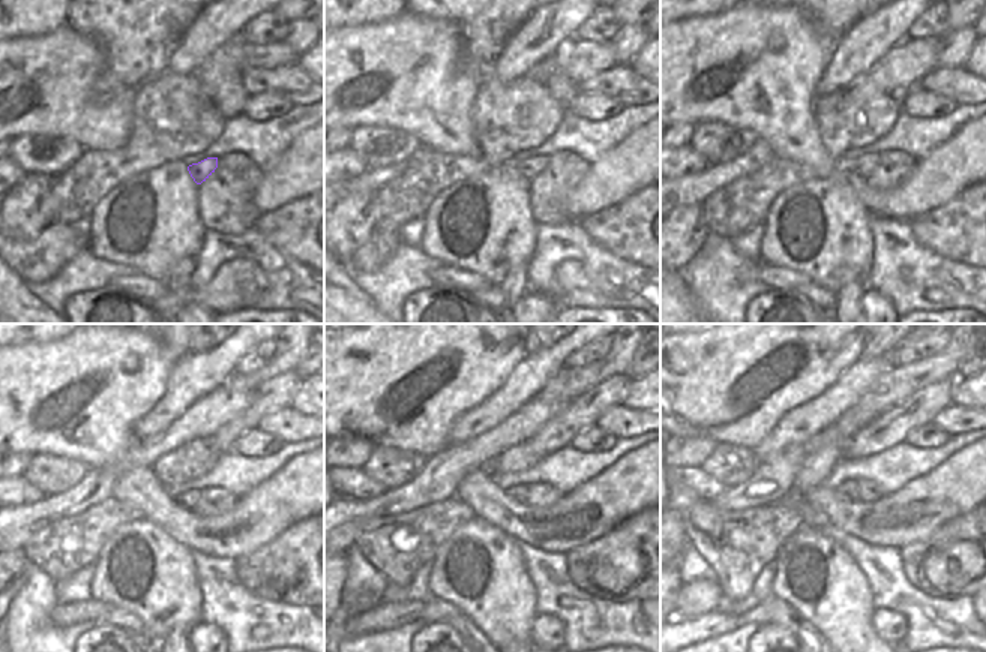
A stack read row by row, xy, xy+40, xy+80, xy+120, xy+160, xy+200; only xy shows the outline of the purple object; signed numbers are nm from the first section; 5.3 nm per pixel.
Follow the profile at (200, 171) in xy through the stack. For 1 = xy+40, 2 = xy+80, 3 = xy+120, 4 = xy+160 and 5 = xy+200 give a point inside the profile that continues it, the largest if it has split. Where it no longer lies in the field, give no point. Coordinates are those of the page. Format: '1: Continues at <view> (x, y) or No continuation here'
1: Continues at xy+40 (532, 167)
2: Continues at xy+80 (863, 165)
3: Continues at xy+120 (189, 499)
4: Continues at xy+160 (518, 492)
5: Continues at xy+200 (848, 489).

